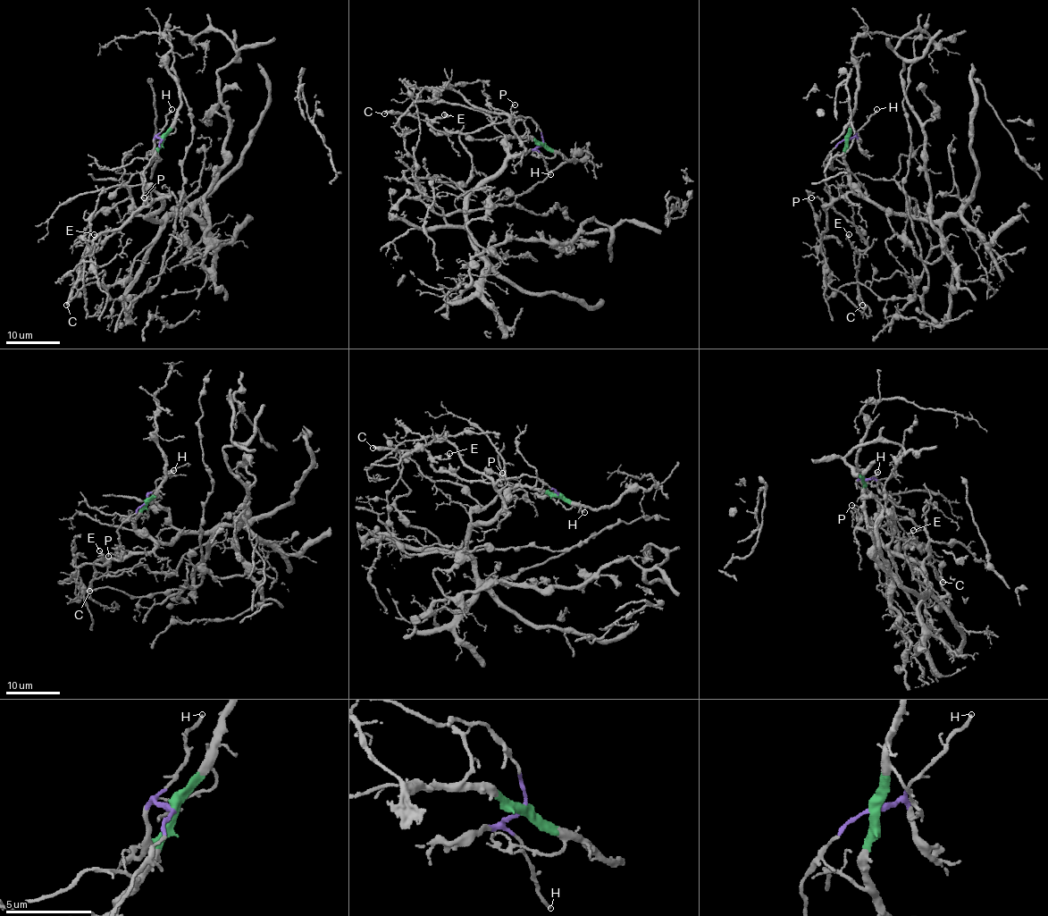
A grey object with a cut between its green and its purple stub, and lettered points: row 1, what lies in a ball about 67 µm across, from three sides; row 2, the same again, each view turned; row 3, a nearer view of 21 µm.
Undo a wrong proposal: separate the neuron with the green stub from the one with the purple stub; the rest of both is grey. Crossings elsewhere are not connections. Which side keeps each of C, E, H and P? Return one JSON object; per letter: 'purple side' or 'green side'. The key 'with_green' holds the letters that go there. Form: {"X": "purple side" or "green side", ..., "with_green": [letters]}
{"C": "purple side", "E": "purple side", "H": "purple side", "P": "purple side", "with_green": []}

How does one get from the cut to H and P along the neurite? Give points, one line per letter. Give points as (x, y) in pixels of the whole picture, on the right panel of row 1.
H: (846, 138), (855, 136), (876, 109)
P: (846, 138), (825, 162), (829, 203), (812, 197)

